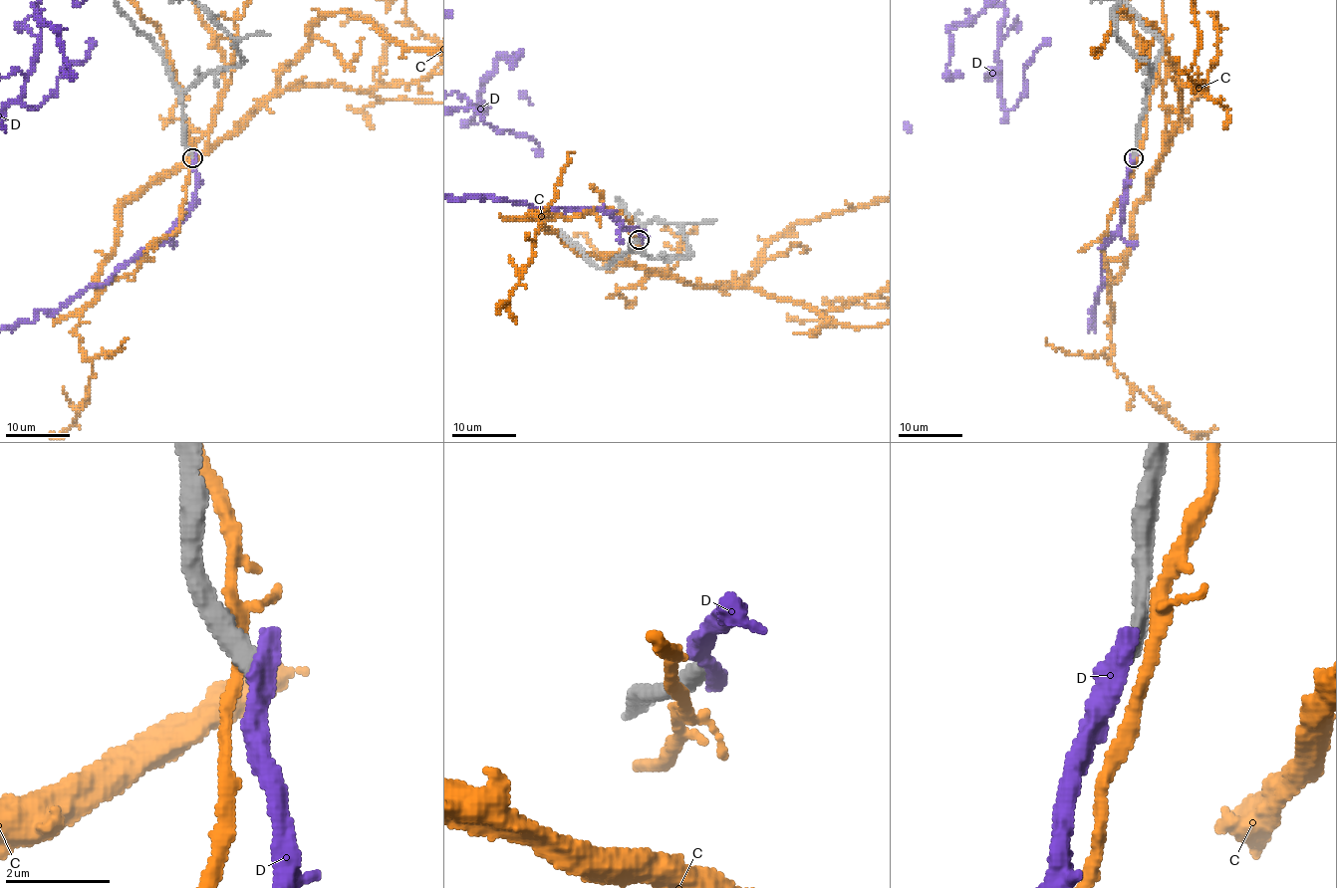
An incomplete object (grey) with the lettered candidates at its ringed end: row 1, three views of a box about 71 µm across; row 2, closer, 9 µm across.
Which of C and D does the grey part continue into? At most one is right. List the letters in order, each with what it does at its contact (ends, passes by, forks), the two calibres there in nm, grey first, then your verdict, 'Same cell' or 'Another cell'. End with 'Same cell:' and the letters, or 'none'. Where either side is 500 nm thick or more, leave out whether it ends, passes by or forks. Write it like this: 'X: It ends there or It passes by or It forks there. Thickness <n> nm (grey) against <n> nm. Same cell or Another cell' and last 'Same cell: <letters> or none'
C: It forks there. Thickness 480 nm (grey) against 200 nm. Another cell
D: It ends there. Thickness 400 nm (grey) against 480 nm. Another cell
Same cell: none

